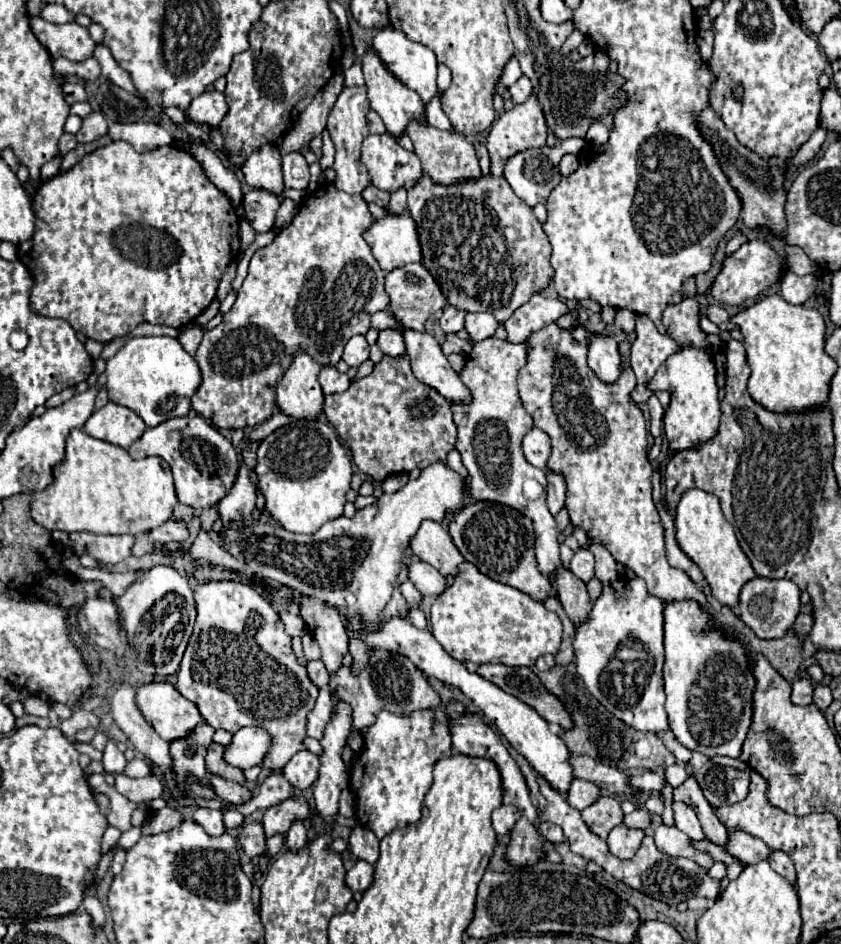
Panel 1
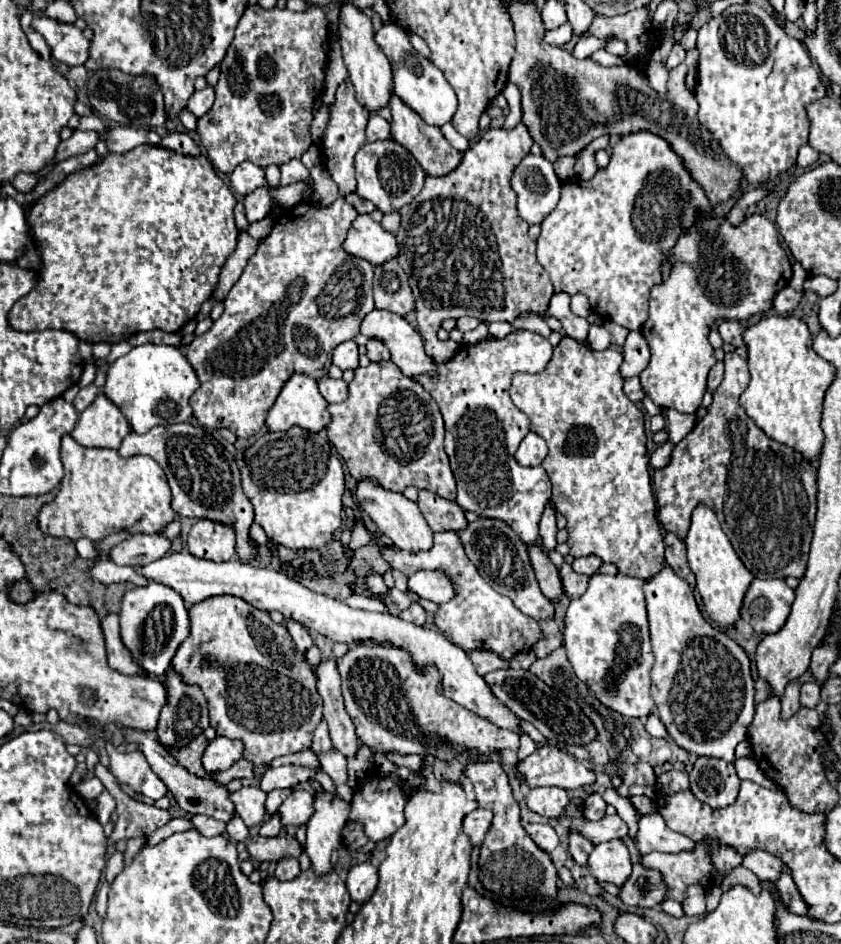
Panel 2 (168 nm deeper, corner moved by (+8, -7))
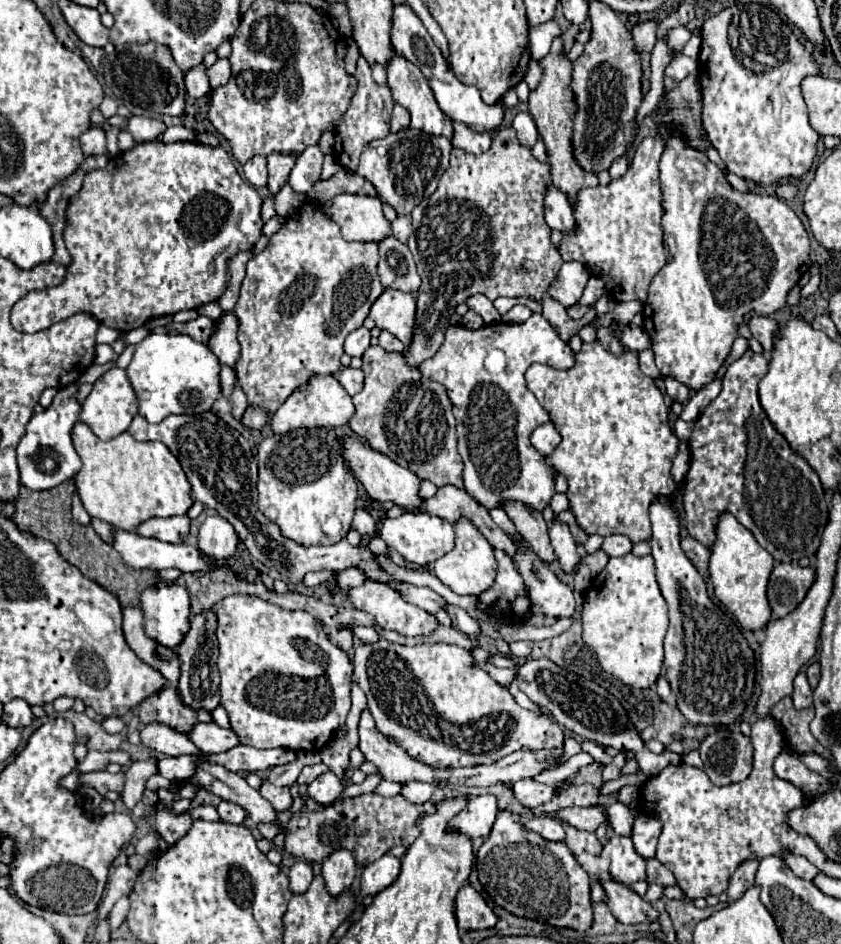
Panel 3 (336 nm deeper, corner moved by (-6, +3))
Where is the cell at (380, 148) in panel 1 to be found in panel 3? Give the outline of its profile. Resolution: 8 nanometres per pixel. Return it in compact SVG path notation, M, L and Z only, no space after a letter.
M404 129L368 143L360 157L358 175L368 179L376 187L380 199L390 203L398 215L408 215L422 199L436 191L438 179L448 167L450 151L452 145L446 137L420 135L414 129Z

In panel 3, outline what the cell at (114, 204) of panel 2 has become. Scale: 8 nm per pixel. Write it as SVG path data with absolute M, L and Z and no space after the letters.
M144 141L144 143L136 143L132 149L112 157L108 161L108 165L104 169L94 169L88 171L84 177L84 185L82 189L70 199L68 207L66 207L66 227L64 227L64 243L66 249L72 255L72 263L66 267L66 279L64 283L50 287L50 289L42 289L42 291L30 291L26 297L22 297L14 307L12 307L12 325L22 331L22 333L36 333L42 331L58 321L64 321L68 317L72 317L74 313L88 313L92 315L98 323L112 327L120 333L128 333L136 327L142 327L144 323L152 321L154 317L164 317L164 315L174 315L182 309L198 309L206 303L212 303L216 299L220 299L220 295L226 291L228 285L228 261L230 257L234 257L240 251L248 251L256 245L256 241L260 239L260 231L262 231L262 219L260 219L260 205L262 205L262 197L258 195L258 191L246 183L240 173L236 171L230 155L226 153L224 147L208 147L202 143L164 143L164 141Z

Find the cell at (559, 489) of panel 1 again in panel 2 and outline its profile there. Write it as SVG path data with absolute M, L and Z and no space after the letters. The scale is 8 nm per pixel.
M546 505L546 511L542 513L540 519L540 537L542 537L542 547L546 553L556 549L556 519L554 519L554 511L550 509L550 505Z

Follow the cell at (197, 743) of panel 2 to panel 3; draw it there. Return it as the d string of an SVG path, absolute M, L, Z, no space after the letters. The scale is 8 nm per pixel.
M170 687L142 701L138 707L138 717L144 725L160 723L184 735L190 733L190 725L196 725L198 721L202 723L212 721L212 715L208 711L202 711L202 709L192 711L186 705L182 705L176 689L170 689Z

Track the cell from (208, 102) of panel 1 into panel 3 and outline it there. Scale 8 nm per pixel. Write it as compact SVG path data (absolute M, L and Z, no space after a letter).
M218 59L208 69L208 79L210 79L212 89L218 89L220 85L226 85L226 81L230 79L230 63L228 63L228 59Z

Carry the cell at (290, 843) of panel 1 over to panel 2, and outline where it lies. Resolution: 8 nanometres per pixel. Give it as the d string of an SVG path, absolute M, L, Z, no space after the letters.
M282 859L274 871L274 877L278 881L290 881L290 879L296 879L298 875L300 875L300 865L296 859Z

